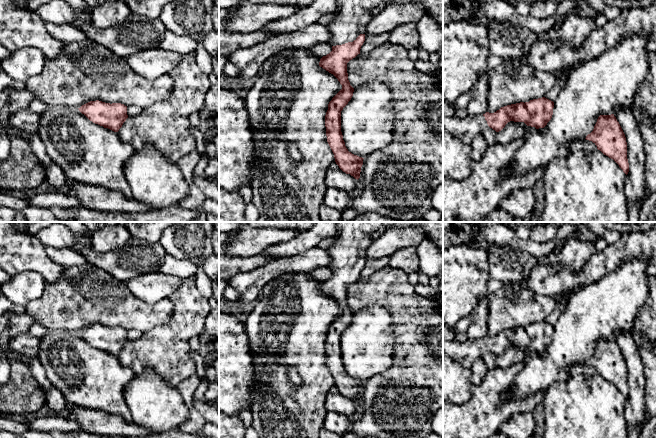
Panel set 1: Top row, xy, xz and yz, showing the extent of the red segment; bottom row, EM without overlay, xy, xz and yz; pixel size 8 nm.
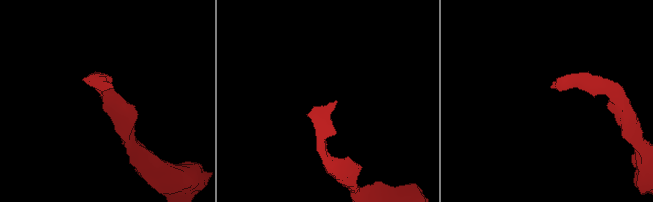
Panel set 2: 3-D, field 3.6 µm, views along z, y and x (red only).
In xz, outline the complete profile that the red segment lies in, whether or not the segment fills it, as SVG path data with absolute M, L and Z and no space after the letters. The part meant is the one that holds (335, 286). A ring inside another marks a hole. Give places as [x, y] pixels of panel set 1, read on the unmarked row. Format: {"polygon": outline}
{"polygon": "M339 222L338 233L334 237L336 242L327 250L330 257L330 265L328 268L332 270L332 275L326 280L323 280L319 286L319 290L333 298L342 309L342 313L329 326L328 334L325 339L327 366L339 392L357 404L360 402L364 382L348 375L341 356L341 335L351 324L354 316L354 312L350 309L348 304L347 287L360 278L361 270L365 265L367 248L372 243L371 234L382 230L382 222Z"}

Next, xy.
{"polygon": "M99 324L90 325L79 335L90 345L114 356L118 356L128 342L127 330L121 327L105 327Z"}

